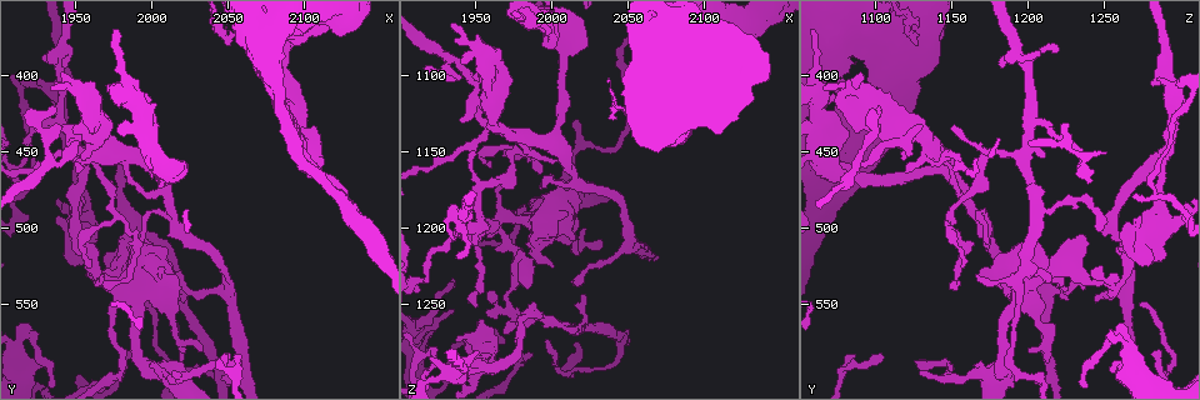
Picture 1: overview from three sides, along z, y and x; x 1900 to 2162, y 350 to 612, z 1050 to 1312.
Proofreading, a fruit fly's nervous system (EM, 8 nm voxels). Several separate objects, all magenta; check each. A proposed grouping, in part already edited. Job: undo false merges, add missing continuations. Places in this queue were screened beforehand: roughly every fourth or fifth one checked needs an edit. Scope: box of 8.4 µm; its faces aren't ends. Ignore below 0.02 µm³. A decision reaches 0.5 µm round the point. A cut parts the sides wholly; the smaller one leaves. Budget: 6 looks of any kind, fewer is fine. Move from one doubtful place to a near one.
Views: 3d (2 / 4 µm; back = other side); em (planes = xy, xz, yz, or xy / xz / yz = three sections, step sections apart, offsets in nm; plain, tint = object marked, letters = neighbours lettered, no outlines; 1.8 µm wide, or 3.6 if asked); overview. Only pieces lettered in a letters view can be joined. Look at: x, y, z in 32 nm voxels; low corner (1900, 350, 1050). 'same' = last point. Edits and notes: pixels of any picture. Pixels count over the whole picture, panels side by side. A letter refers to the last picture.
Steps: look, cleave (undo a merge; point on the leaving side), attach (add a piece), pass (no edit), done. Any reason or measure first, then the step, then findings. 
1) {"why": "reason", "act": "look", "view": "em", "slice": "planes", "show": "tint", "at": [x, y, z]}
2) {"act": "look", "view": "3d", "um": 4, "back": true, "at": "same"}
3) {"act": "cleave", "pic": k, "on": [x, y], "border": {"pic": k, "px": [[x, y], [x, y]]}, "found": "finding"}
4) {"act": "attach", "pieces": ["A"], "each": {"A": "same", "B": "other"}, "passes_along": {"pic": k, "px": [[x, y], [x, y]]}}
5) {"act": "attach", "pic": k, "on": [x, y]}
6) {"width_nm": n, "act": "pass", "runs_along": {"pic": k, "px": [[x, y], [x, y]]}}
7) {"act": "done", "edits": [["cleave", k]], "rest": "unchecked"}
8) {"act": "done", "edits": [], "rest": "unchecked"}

{"why": "an open end", "act": "look", "view": "em", "slice": "planes", "show": "letters", "at": [2000, 590, 1166]}

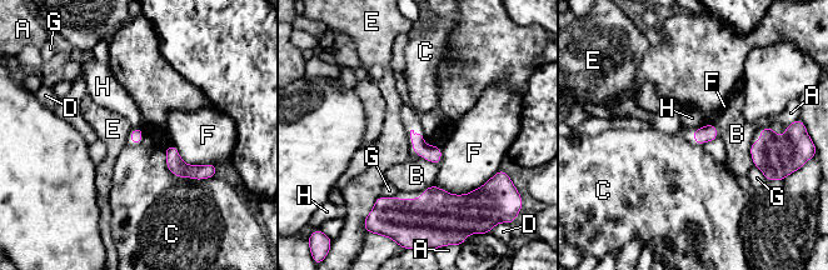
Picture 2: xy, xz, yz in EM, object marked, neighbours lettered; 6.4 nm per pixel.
{"act": "pass", "each": {"A": "other", "B": "other", "C": "other", "D": "other", "E": "other", "F": "other", "G": "other", "H": "other"}, "border": {"pic": 2, "px": [[134, 126], [141, 129]]}, "found": "none of them fits"}

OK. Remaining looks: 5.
{"why": "free end", "act": "look", "view": "3d", "um": 4, "at": [1936, 490, 1276]}

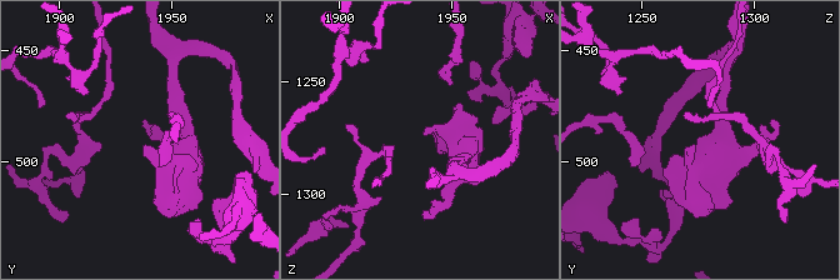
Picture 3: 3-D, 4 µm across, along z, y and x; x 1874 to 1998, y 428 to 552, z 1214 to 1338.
{"why": "now the EM", "act": "look", "view": "em", "slice": "planes", "show": "letters", "at": [1938, 492, 1273]}

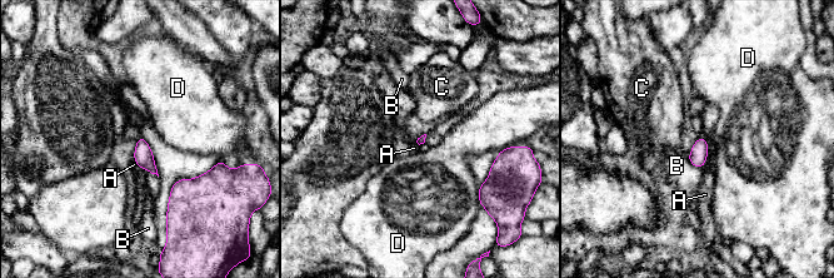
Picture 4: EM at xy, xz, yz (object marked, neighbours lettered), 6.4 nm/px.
{"act": "pass", "each": {"A": "other", "B": "other", "C": "other", "D": "other"}, "border": {"pic": 4, "px": [[709, 147], [705, 158]]}, "found": "no lettered piece goes on from it"}

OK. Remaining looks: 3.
{"why": "looks like a crossing", "act": "look", "view": "3d", "um": 4, "at": [1962, 440, 1128]}

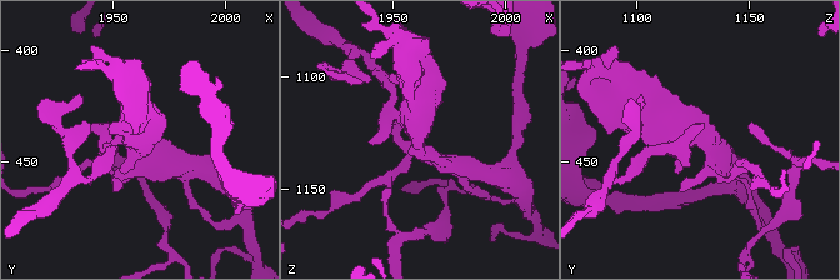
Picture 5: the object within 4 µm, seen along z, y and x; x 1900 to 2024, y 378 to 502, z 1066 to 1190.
{"why": "shape alone is not enough", "act": "look", "view": "em", "slice": "planes", "show": "tint", "at": [1960, 438, 1128]}

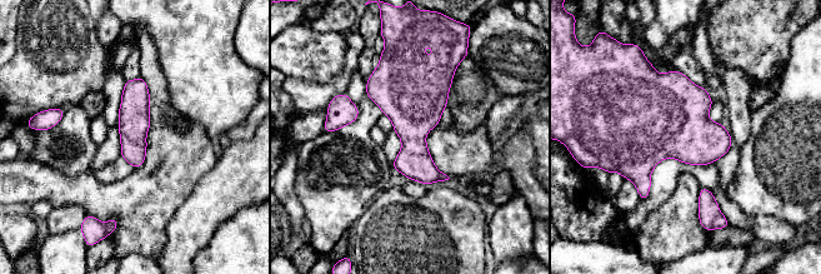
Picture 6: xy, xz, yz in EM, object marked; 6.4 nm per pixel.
{"why": "what lies round it", "act": "look", "view": "em", "slice": "planes", "show": "letters", "at": "same"}

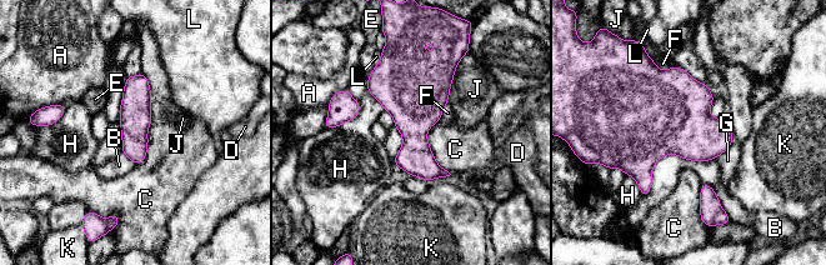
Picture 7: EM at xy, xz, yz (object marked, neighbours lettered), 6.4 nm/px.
{"act": "pass", "each": {"A": "other", "B": "other", "C": "other", "D": "other", "E": "other", "F": "other", "G": "other", "H": "other", "J": "other", "K": "other", "L": "other"}, "runs_along": {"pic": 7, "px": [[141, 78], [136, 88], [138, 160]]}, "found": "one neuron here"}

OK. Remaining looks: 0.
{"act": "done", "edits": [], "rest": "unchecked"}

